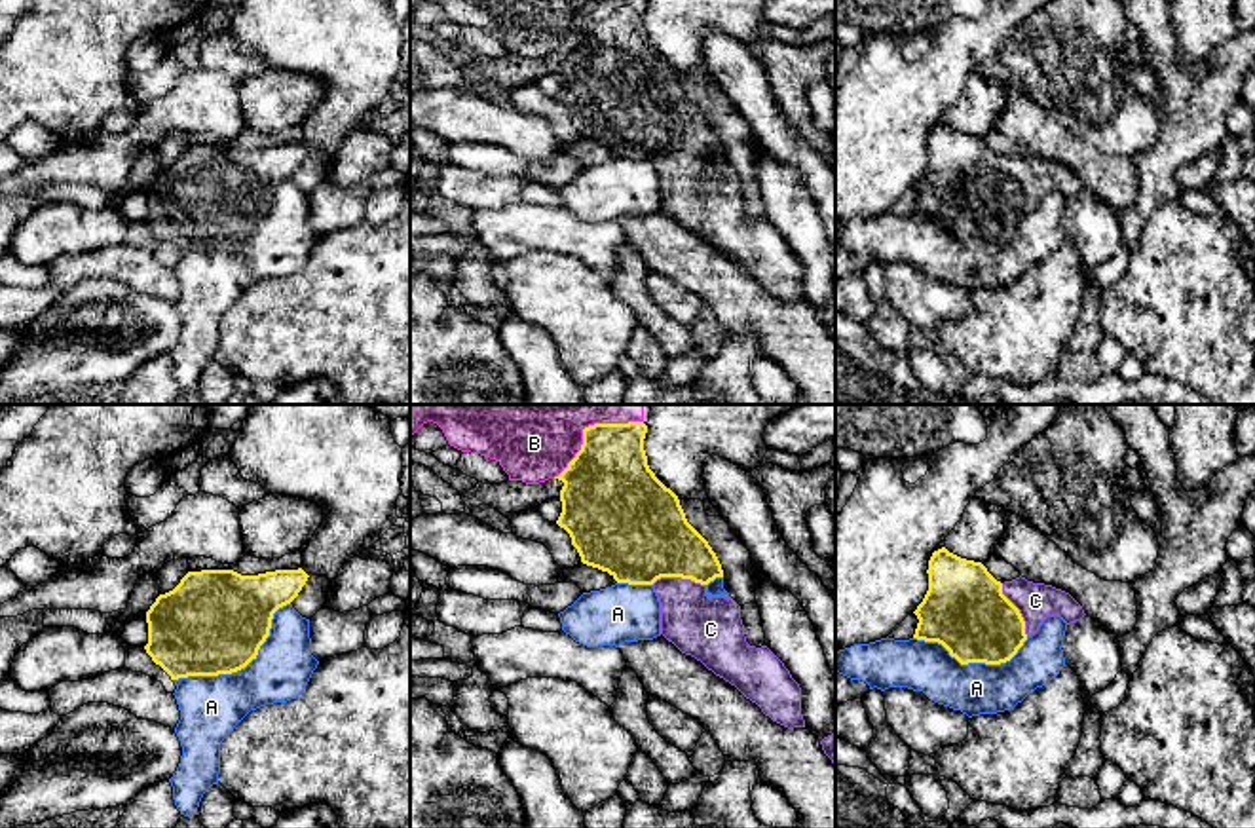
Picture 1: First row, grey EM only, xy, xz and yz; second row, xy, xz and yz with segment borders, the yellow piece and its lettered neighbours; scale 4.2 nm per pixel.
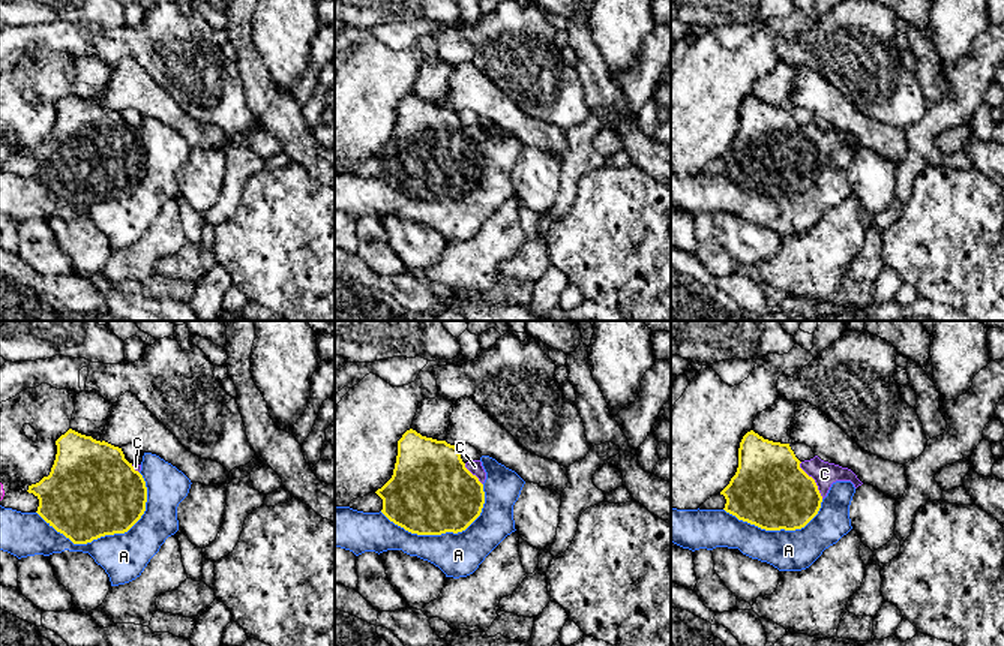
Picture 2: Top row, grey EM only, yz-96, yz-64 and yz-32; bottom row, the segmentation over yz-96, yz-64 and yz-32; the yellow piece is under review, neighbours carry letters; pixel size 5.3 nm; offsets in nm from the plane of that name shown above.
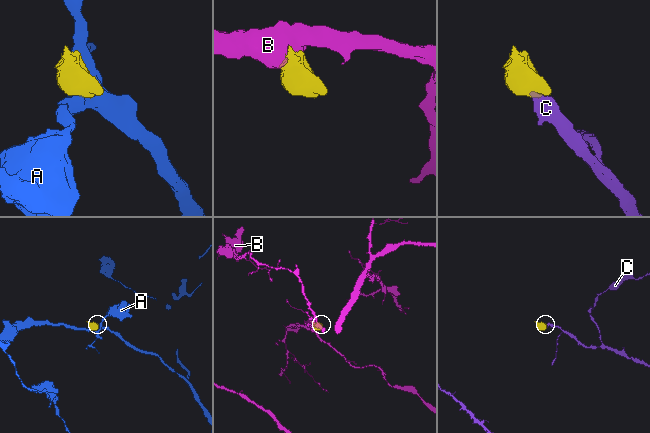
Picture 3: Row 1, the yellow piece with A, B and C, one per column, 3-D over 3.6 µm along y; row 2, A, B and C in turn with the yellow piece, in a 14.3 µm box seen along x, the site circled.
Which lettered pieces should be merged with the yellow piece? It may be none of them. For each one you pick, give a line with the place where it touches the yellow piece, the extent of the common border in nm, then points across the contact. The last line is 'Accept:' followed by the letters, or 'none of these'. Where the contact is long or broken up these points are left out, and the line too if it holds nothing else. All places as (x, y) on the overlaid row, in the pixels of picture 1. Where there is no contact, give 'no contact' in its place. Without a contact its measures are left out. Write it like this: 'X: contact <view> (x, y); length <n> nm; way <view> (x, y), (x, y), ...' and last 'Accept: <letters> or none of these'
C: contact xz (678, 576); length 240 nm; way xz (638, 532), (678, 576), (684, 606), (705, 627)
Accept: C

